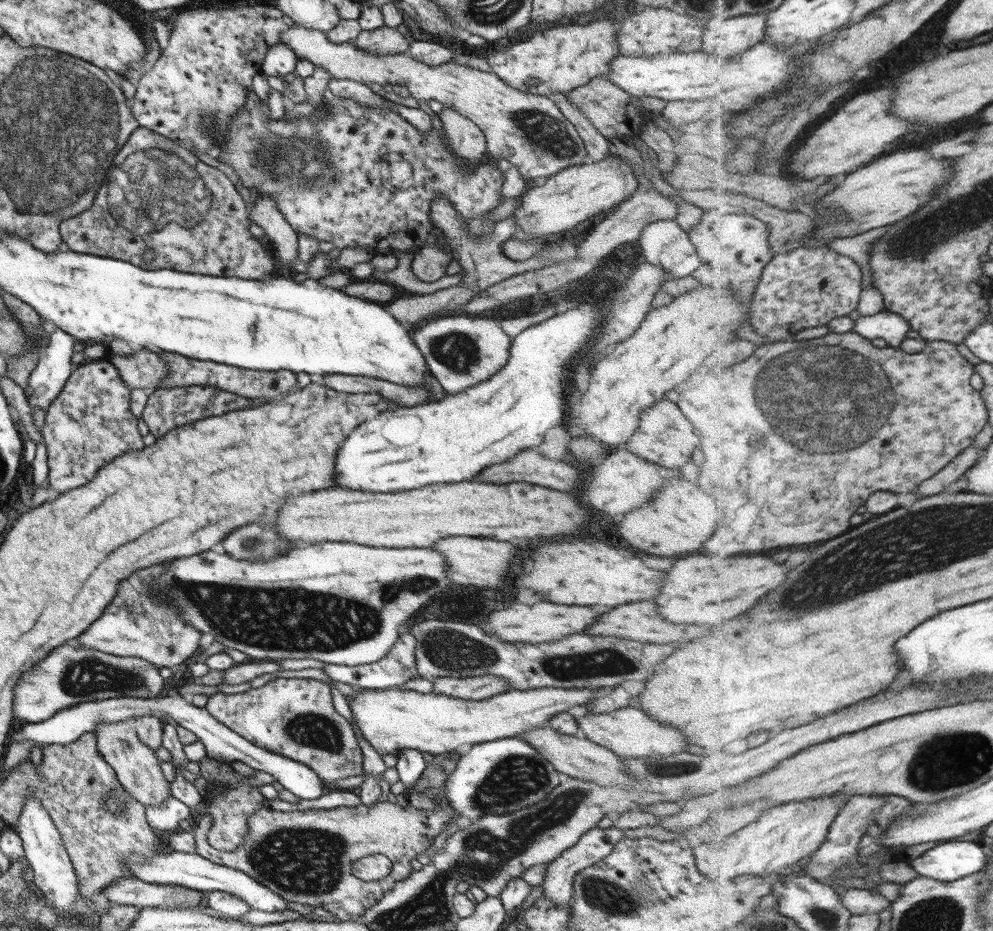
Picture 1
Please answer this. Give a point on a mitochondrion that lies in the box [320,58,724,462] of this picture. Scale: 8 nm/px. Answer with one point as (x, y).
(543, 133)

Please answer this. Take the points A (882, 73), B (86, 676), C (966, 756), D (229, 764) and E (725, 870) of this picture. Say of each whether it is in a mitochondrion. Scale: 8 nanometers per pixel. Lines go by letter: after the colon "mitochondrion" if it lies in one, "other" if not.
A: other
B: mitochondrion
C: mitochondrion
D: other
E: other

